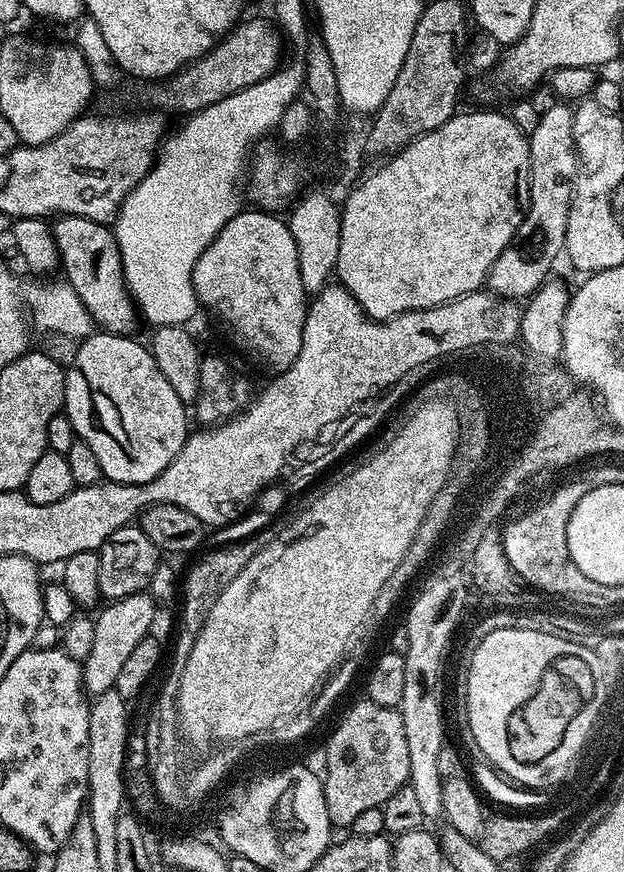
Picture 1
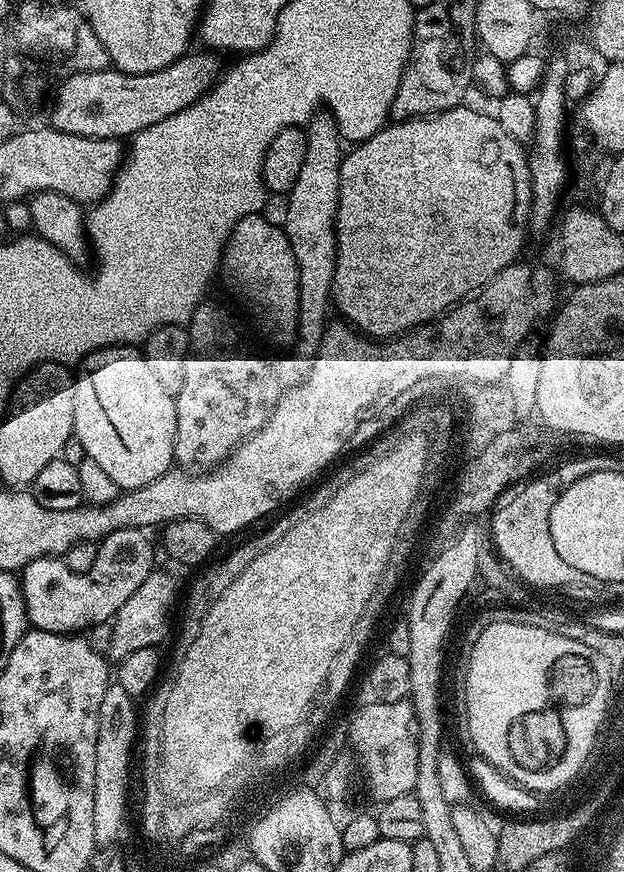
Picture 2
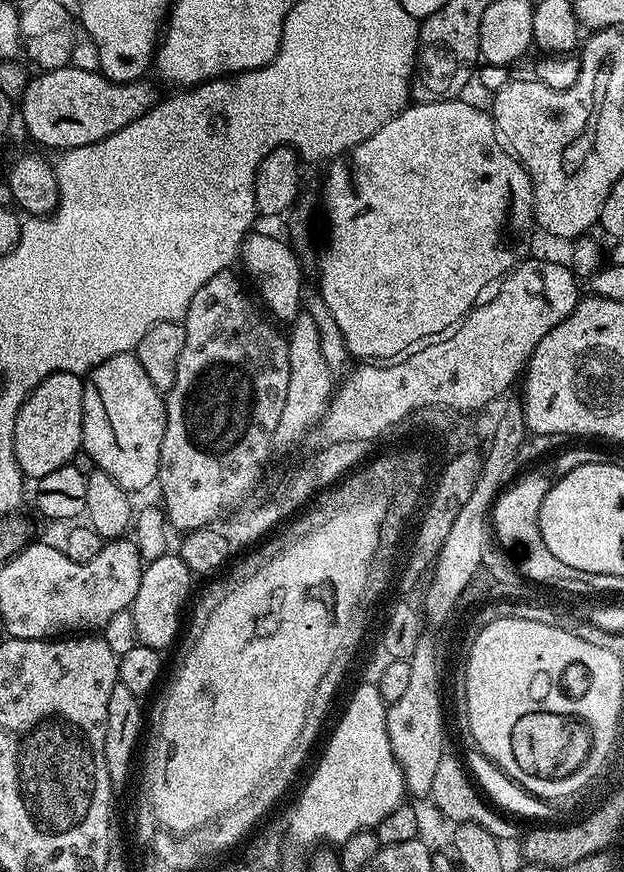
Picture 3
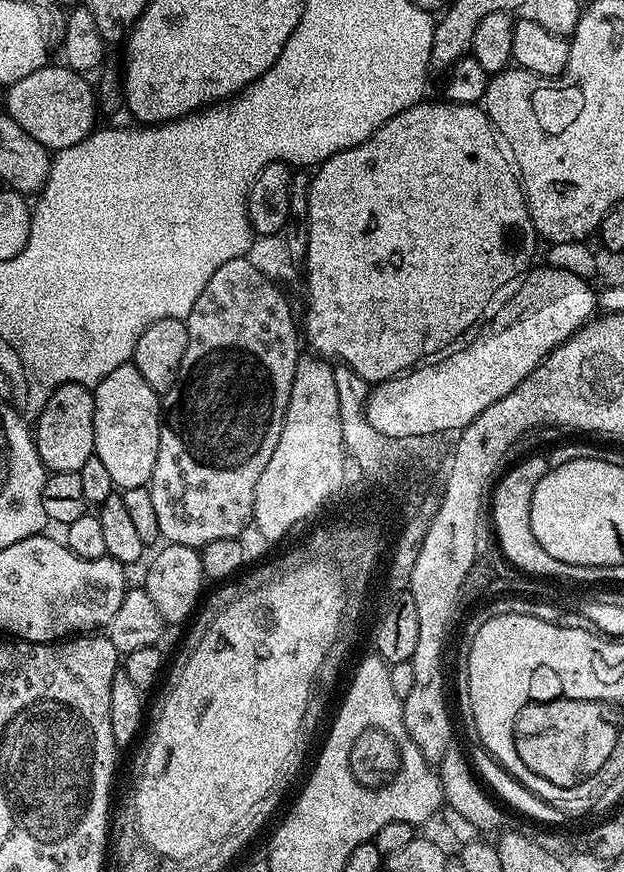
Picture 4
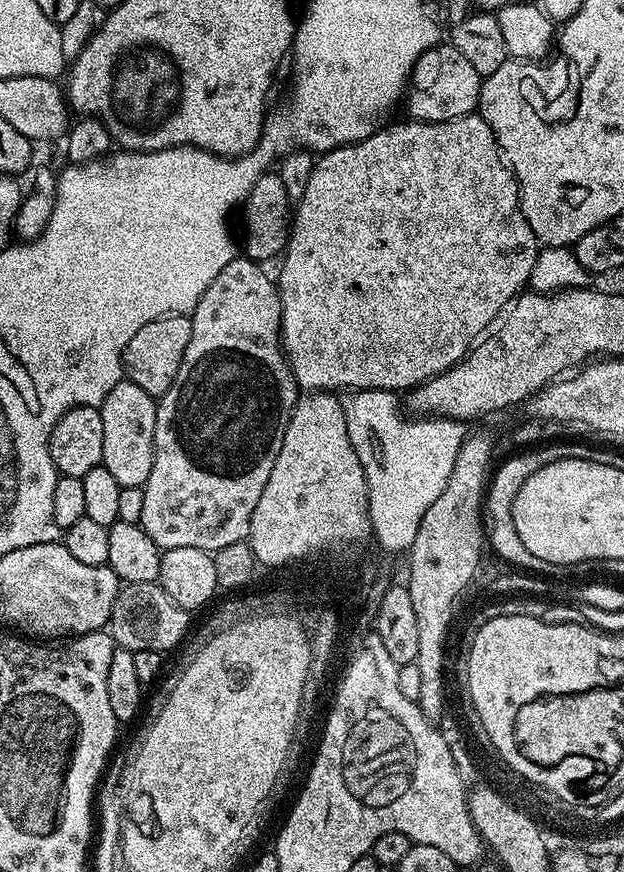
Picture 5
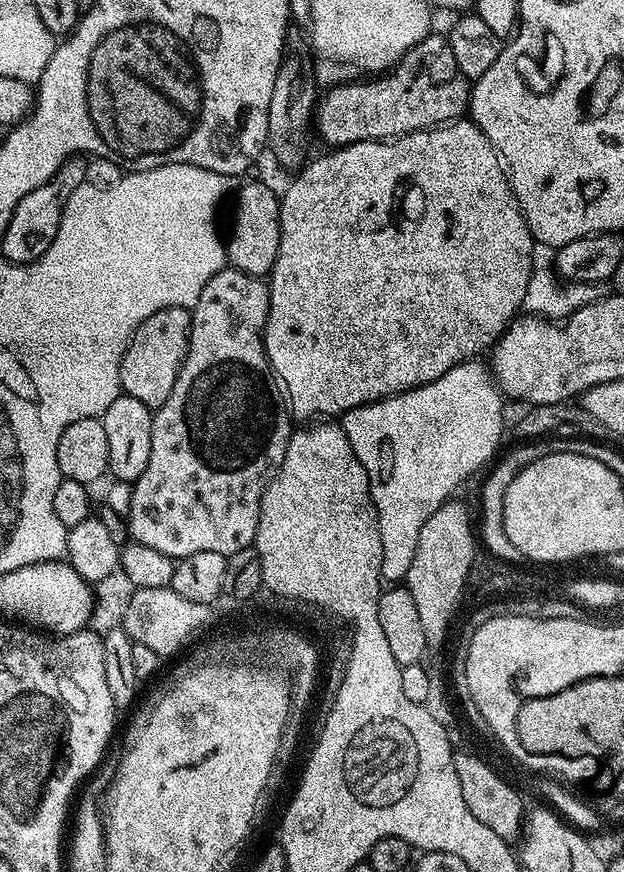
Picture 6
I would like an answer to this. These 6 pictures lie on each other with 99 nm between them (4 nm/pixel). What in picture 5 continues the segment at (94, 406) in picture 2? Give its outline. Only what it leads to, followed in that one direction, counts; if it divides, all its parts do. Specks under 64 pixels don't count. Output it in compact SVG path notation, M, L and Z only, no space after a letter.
M131 380L120 381L100 404L102 414L103 465L110 470L121 488L143 489L150 478L150 466L154 454L154 426L156 425L157 401L142 386L134 386Z

